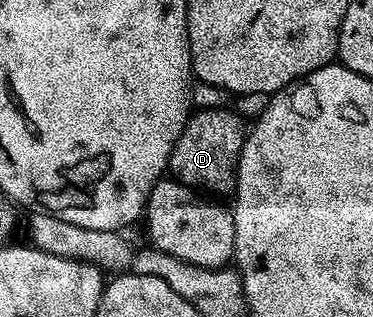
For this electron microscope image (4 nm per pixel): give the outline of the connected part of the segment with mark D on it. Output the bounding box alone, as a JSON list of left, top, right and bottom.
[168,107,247,196]

